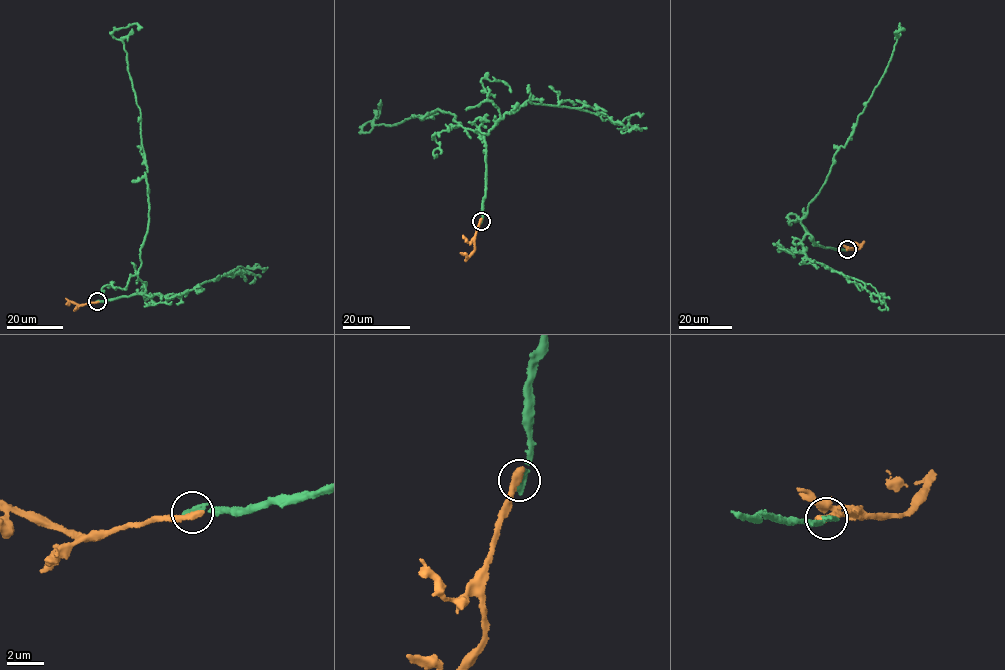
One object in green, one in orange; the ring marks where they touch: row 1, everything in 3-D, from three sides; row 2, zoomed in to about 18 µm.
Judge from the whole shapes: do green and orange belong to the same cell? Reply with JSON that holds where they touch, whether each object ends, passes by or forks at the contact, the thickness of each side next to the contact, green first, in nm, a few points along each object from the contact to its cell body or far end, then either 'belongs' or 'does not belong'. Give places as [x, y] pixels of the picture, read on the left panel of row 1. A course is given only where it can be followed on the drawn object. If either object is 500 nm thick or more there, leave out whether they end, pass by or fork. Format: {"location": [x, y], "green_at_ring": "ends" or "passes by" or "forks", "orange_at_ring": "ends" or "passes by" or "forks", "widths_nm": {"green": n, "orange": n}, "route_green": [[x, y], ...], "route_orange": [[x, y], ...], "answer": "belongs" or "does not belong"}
{"location": [97, 301], "green_at_ring": "ends", "orange_at_ring": "ends", "widths_nm": {"green": 400, "orange": 440}, "route_green": [[97, 302], [141, 292], [145, 283], [137, 274], [149, 207], [141, 112], [123, 43], [112, 33], [142, 27]], "route_orange": [[97, 302], [82, 305], [68, 301], [66, 304]], "answer": "does not belong"}

